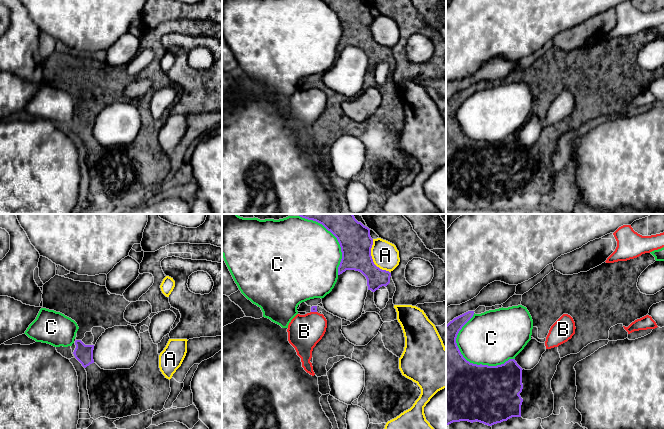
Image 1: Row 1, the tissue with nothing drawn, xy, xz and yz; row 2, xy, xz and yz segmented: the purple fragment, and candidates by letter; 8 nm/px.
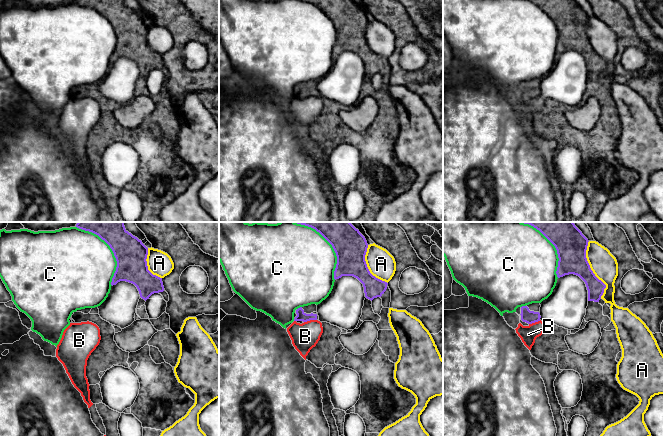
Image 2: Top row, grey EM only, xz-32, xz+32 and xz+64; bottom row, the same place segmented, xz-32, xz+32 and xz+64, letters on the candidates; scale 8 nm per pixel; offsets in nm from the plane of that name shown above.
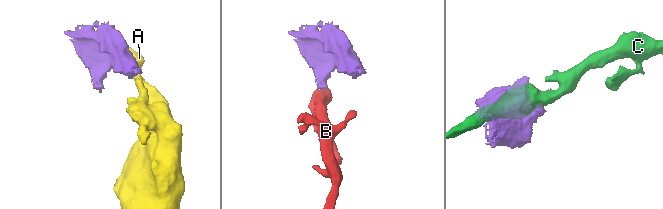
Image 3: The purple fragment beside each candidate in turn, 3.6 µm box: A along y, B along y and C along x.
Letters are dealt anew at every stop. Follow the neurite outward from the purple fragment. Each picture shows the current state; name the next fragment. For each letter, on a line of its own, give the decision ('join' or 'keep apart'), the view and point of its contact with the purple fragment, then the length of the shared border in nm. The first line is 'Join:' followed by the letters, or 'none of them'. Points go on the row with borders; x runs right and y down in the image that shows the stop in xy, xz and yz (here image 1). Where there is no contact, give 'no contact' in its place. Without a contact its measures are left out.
Join: none of them
A: keep apart | xz (372, 259) | 300 nm
B: keep apart | xz (314, 311) | 50 nm
C: keep apart | yz (478, 365) | 500 nm

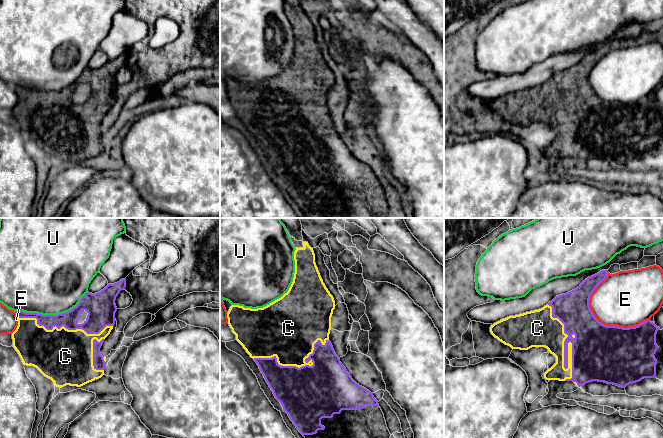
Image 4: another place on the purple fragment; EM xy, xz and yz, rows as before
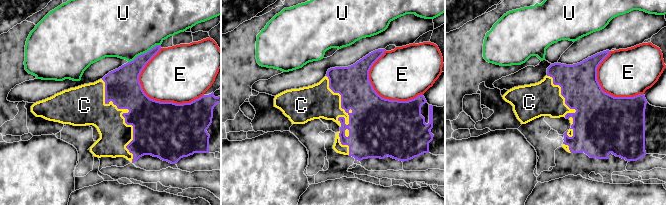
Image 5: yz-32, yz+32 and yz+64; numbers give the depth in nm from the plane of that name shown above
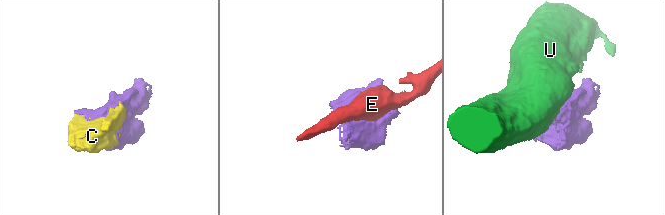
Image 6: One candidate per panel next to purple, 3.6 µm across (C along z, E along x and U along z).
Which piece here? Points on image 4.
Join: C
C: join | yz (564, 367) | 650 nm
E: keep apart | yz (612, 326) | 500 nm
U: keep apart | xy (52, 315) | 600 nm

